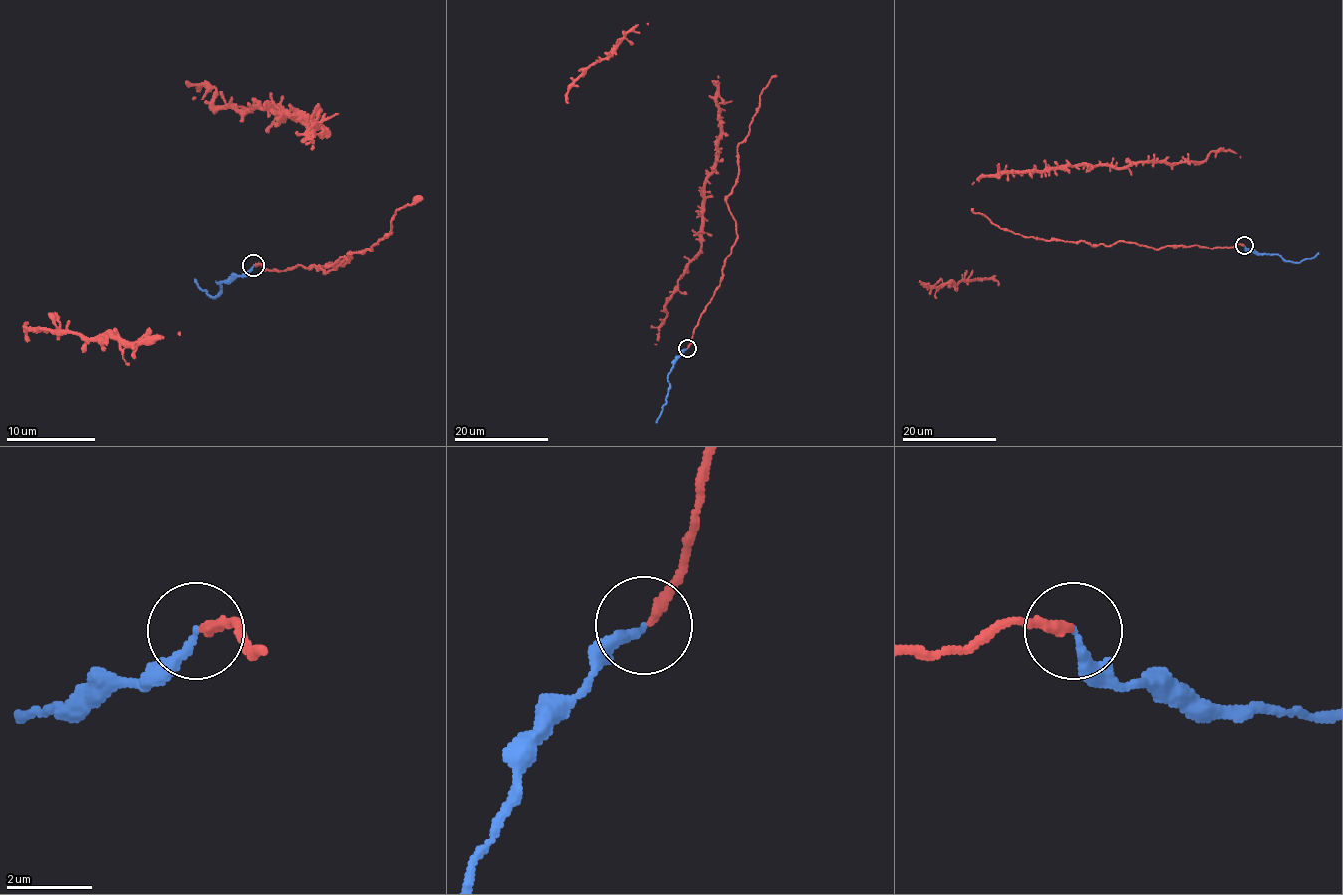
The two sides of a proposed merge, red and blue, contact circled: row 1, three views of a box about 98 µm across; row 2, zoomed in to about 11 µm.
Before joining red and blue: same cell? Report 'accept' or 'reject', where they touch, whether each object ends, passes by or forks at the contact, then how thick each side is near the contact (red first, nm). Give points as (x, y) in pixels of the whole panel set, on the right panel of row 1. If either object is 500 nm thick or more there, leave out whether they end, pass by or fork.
accept | (1244, 245) | red ends | blue ends | 240/190 nm

